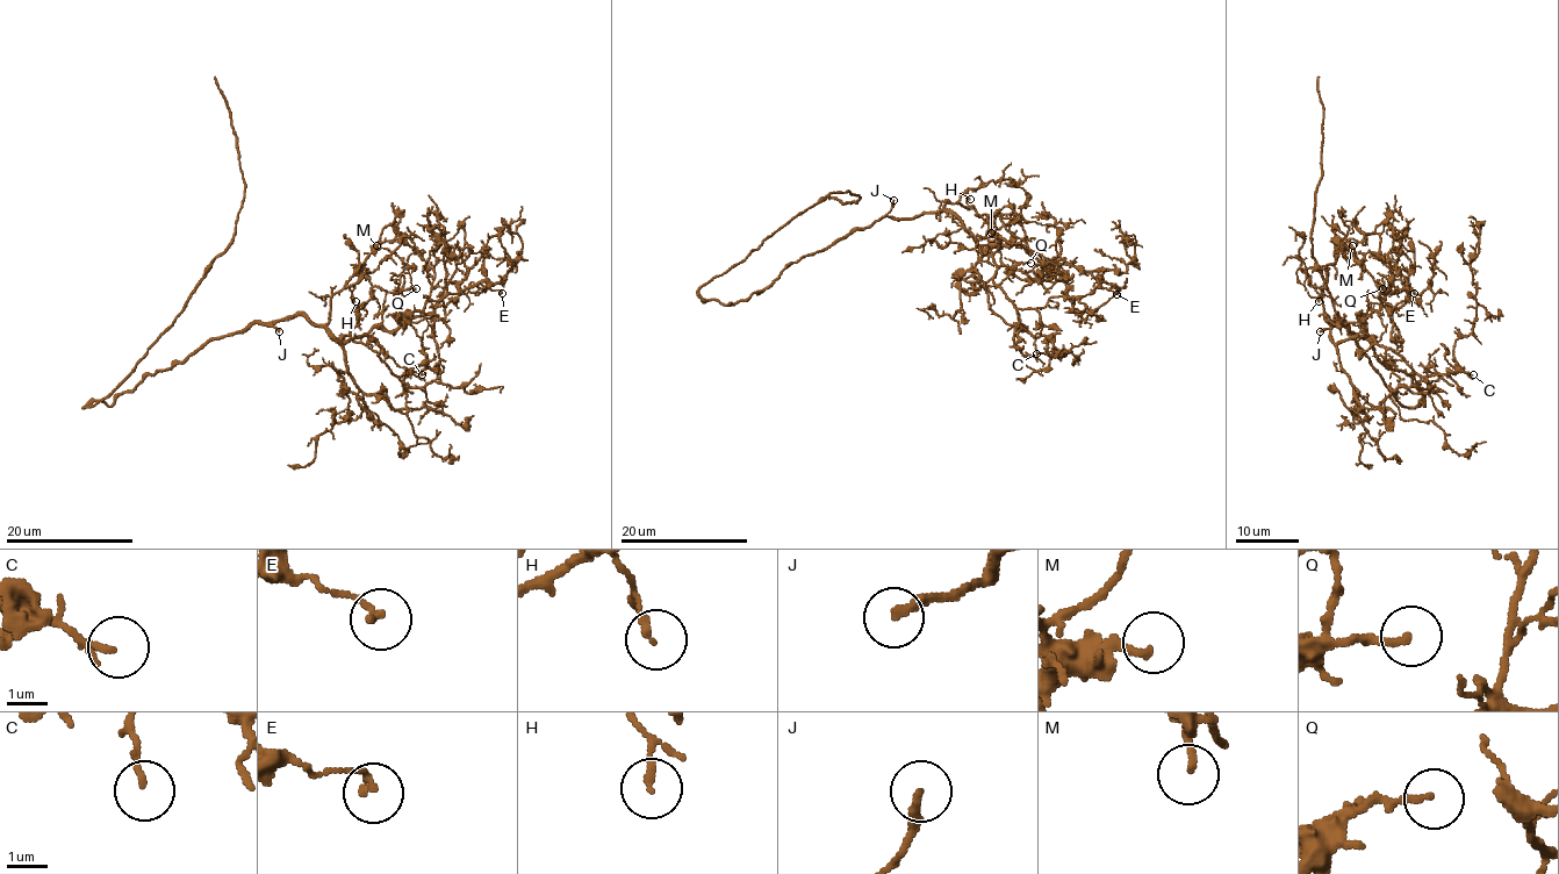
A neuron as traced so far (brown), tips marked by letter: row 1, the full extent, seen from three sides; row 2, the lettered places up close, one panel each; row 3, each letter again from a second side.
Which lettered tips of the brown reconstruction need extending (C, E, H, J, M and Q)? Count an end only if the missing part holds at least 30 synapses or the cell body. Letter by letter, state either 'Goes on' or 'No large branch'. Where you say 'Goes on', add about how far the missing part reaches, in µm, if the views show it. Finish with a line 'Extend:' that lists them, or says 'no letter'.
C: Goes on. Missing length about 20 µm
E: No large branch
H: No large branch
J: Goes on. Missing length about 45 µm
M: Goes on. Missing length about 9 µm
Q: No large branch
Extend: C, J, M

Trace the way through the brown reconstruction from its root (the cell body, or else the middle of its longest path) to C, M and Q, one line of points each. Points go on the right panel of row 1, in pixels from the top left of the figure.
C: (1383, 362), (1365, 338), (1335, 317), (1335, 343), (1370, 336), (1393, 349), (1422, 375), (1458, 370), (1473, 374)
M: (1383, 362), (1365, 338), (1324, 314), (1327, 266), (1352, 245)
Q: (1383, 362), (1337, 315), (1331, 328), (1335, 343), (1370, 336), (1398, 352), (1392, 313), (1406, 287), (1383, 288)

